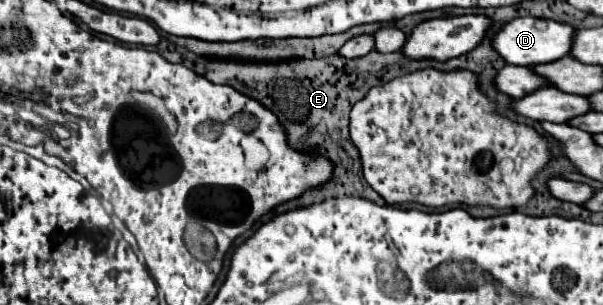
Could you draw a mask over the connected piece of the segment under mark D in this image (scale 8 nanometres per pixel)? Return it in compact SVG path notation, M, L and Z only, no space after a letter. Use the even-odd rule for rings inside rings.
M517 17L501 27L501 31L493 39L493 47L507 63L533 67L549 61L559 61L561 57L571 55L573 37L575 37L575 29L567 23L539 19L539 17ZM529 61L537 61L537 63L529 63Z

